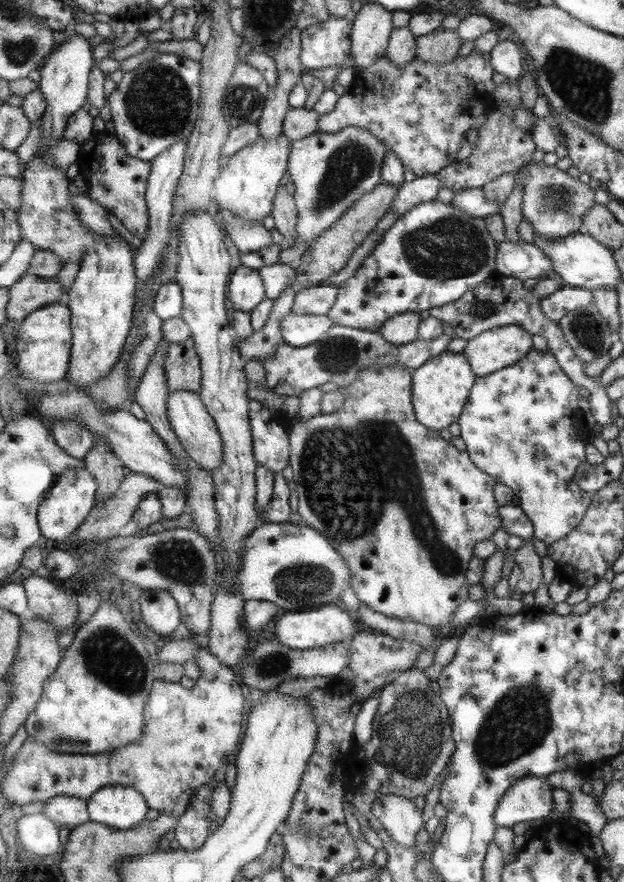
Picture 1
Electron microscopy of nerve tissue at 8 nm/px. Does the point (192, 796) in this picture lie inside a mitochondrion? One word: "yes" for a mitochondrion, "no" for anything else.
no

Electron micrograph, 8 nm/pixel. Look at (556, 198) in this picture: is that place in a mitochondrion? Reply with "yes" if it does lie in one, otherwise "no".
yes

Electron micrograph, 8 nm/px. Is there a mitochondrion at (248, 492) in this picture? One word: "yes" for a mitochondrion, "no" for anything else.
no

